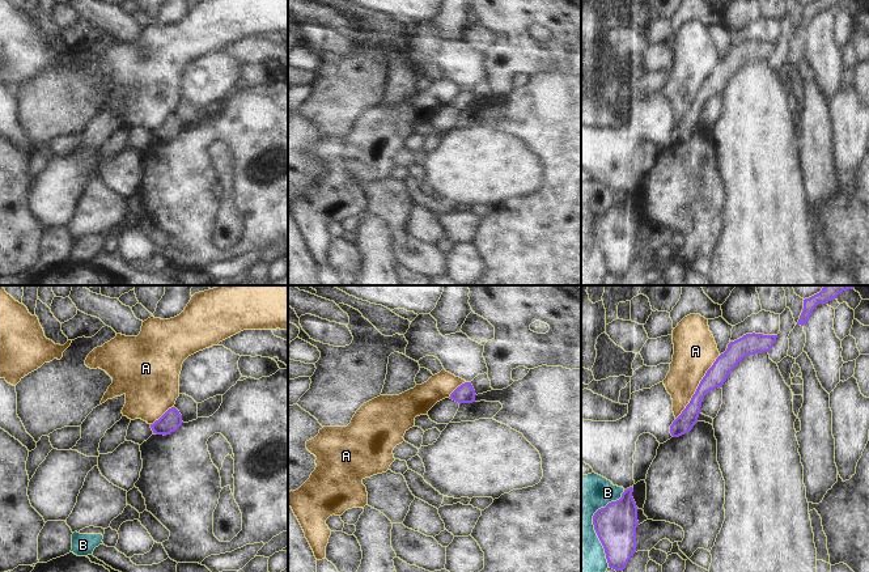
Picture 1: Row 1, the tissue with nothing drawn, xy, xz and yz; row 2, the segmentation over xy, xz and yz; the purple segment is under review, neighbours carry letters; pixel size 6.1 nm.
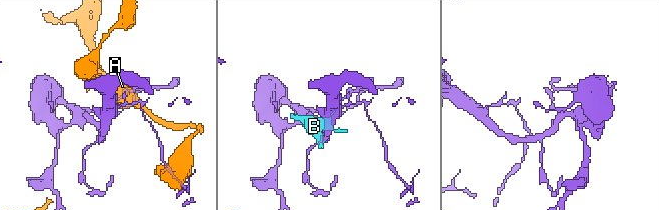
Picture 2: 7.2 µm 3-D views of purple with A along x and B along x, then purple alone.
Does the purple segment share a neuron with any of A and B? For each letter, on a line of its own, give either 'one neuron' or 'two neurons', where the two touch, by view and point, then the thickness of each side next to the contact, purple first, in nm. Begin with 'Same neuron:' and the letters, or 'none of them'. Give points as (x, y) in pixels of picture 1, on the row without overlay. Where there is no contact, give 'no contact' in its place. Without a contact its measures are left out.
Same neuron: none of them
A: two neurons; meets purple in yz at (698, 94); 130 nm thick on the purple side, 260 nm on the other
B: two neurons; meets purple in yz at (593, 231); 260 nm thick on the purple side, 300 nm on the other

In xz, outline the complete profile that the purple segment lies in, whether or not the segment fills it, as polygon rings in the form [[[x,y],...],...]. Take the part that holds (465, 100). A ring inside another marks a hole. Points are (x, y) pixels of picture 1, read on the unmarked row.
[[[465,89],[461,93],[458,93],[452,101],[450,106],[461,110],[472,110],[475,109],[475,97],[471,92],[471,89]]]

